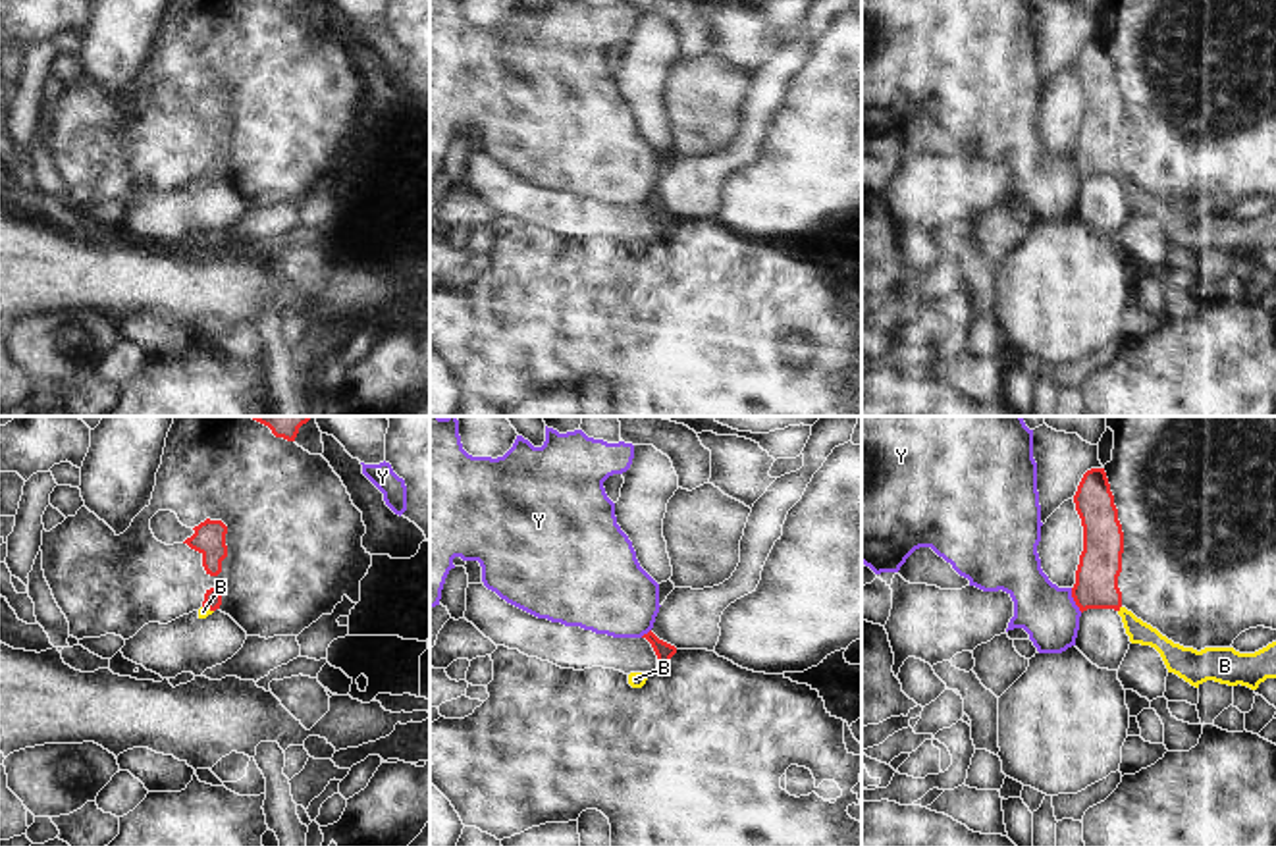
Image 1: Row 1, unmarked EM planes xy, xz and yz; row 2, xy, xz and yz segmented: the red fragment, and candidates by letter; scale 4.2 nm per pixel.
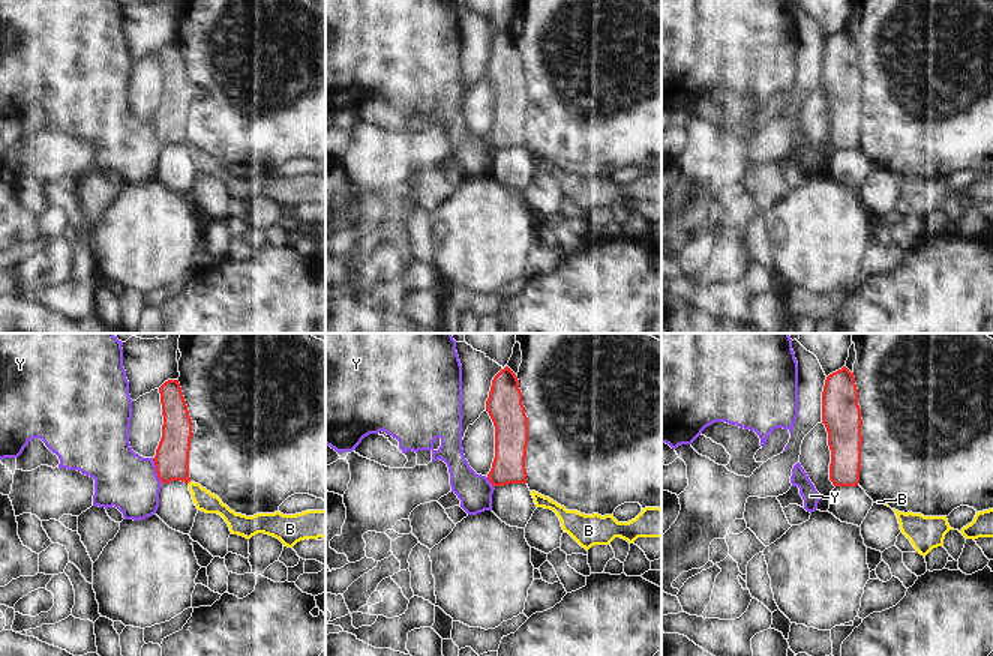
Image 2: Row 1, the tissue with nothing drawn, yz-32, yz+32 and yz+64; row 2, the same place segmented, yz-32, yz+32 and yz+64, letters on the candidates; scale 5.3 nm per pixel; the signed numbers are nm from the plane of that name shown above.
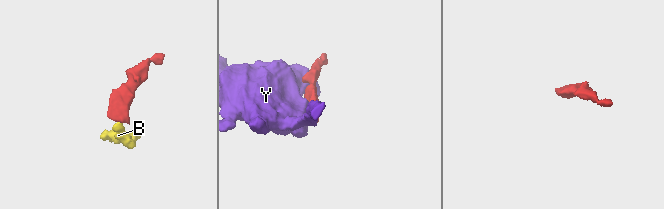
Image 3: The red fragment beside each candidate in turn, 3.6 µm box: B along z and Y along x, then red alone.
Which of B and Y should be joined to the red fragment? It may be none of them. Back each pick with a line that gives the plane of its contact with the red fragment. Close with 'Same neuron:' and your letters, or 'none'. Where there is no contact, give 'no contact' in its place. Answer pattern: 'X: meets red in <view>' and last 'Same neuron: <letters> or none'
B: meets red in yz
Same neuron: B

